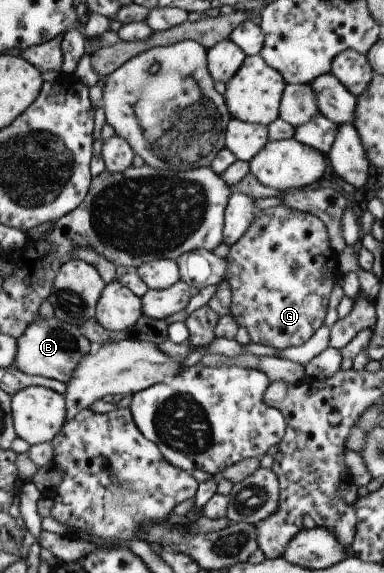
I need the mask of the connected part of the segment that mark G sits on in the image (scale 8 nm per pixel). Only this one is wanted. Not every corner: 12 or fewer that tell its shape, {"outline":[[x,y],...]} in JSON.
{"outline":[[257,209],[231,245],[230,316],[249,342],[305,344],[338,254],[325,226]]}

